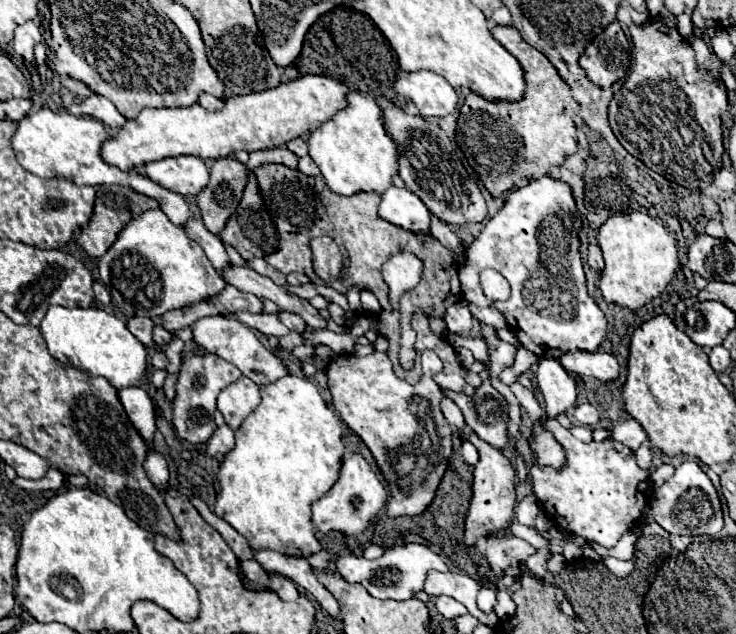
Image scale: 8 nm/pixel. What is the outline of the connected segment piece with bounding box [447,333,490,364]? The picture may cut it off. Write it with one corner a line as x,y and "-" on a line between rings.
451,333
450,335
448,334
447,340
455,349
460,347
468,348
468,350
472,350
472,354
474,354
474,358
476,358
476,360
490,364
488,344
486,344
486,340
484,340
484,338
467,338

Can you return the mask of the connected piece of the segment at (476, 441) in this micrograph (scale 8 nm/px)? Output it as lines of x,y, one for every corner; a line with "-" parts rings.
470,432
470,442
476,446
480,460
474,466
474,484
472,484
472,502
470,502
470,510
466,514
466,532
464,532
464,540
466,546
474,546
478,538
488,536
490,532
500,532
508,526
508,522
514,516
514,508
516,508
516,490
514,490
514,468
510,464
510,460
494,446
490,446
488,442
484,442
482,438
478,438
474,432

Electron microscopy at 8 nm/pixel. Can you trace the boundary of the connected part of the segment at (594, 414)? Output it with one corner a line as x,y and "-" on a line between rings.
580,404
580,406
576,406
574,412
572,412
572,416
574,416
574,420
578,424
584,424
584,426
594,426
600,420
600,414
598,414
598,410
592,404

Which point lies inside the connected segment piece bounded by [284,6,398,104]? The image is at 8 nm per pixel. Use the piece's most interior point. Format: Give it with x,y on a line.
344,44

